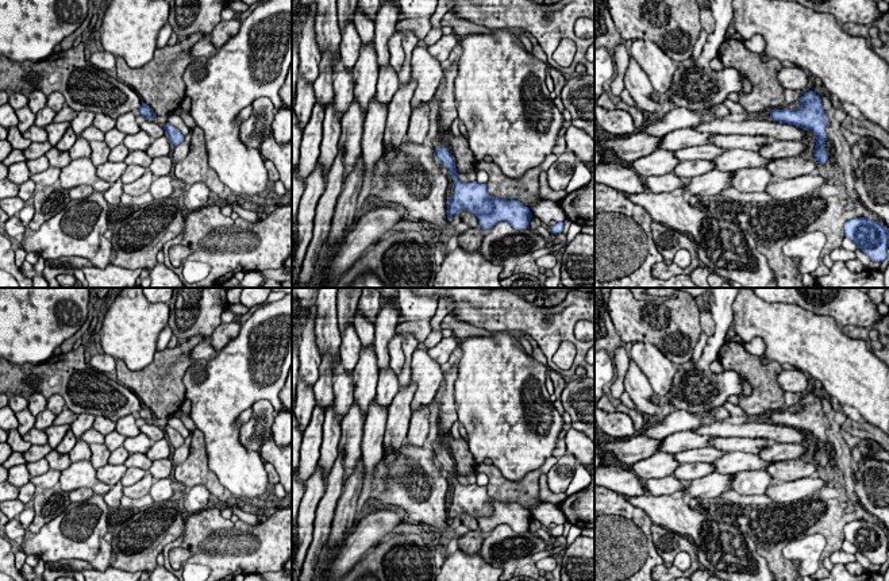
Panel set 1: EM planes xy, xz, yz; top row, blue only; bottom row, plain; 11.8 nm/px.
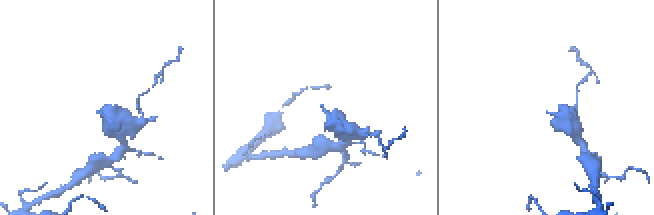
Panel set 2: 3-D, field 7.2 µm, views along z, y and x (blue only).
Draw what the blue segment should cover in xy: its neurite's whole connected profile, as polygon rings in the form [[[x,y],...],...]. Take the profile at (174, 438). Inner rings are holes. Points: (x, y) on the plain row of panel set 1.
[[[165,426],[163,431],[166,432],[168,440],[174,450],[184,445],[182,435],[173,427]]]

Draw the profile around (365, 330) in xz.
[[[358,307],[355,309],[353,324],[355,327],[355,331],[361,340],[362,347],[372,346],[376,336],[376,326],[374,323],[365,319],[365,316],[361,313]]]

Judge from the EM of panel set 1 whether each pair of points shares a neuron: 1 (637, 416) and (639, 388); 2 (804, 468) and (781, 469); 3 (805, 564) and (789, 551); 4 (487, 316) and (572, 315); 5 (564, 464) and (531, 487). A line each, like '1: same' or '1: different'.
1: different
2: same
3: same
4: same
5: different

